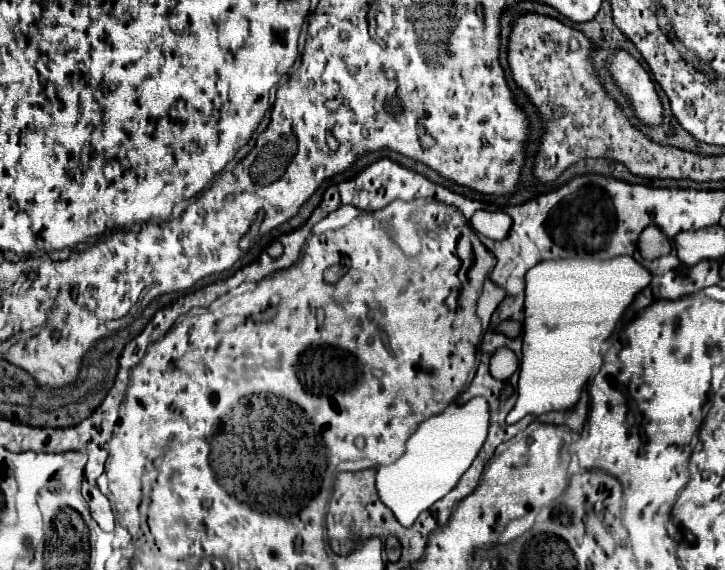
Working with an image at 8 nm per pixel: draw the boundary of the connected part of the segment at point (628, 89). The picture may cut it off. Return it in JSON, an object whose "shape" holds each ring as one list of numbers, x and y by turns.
{"shape":[[626,51,612,55,612,77,616,85,622,85,622,95,632,107,638,121,650,129,664,125,662,101,654,89,650,75,642,65]]}

